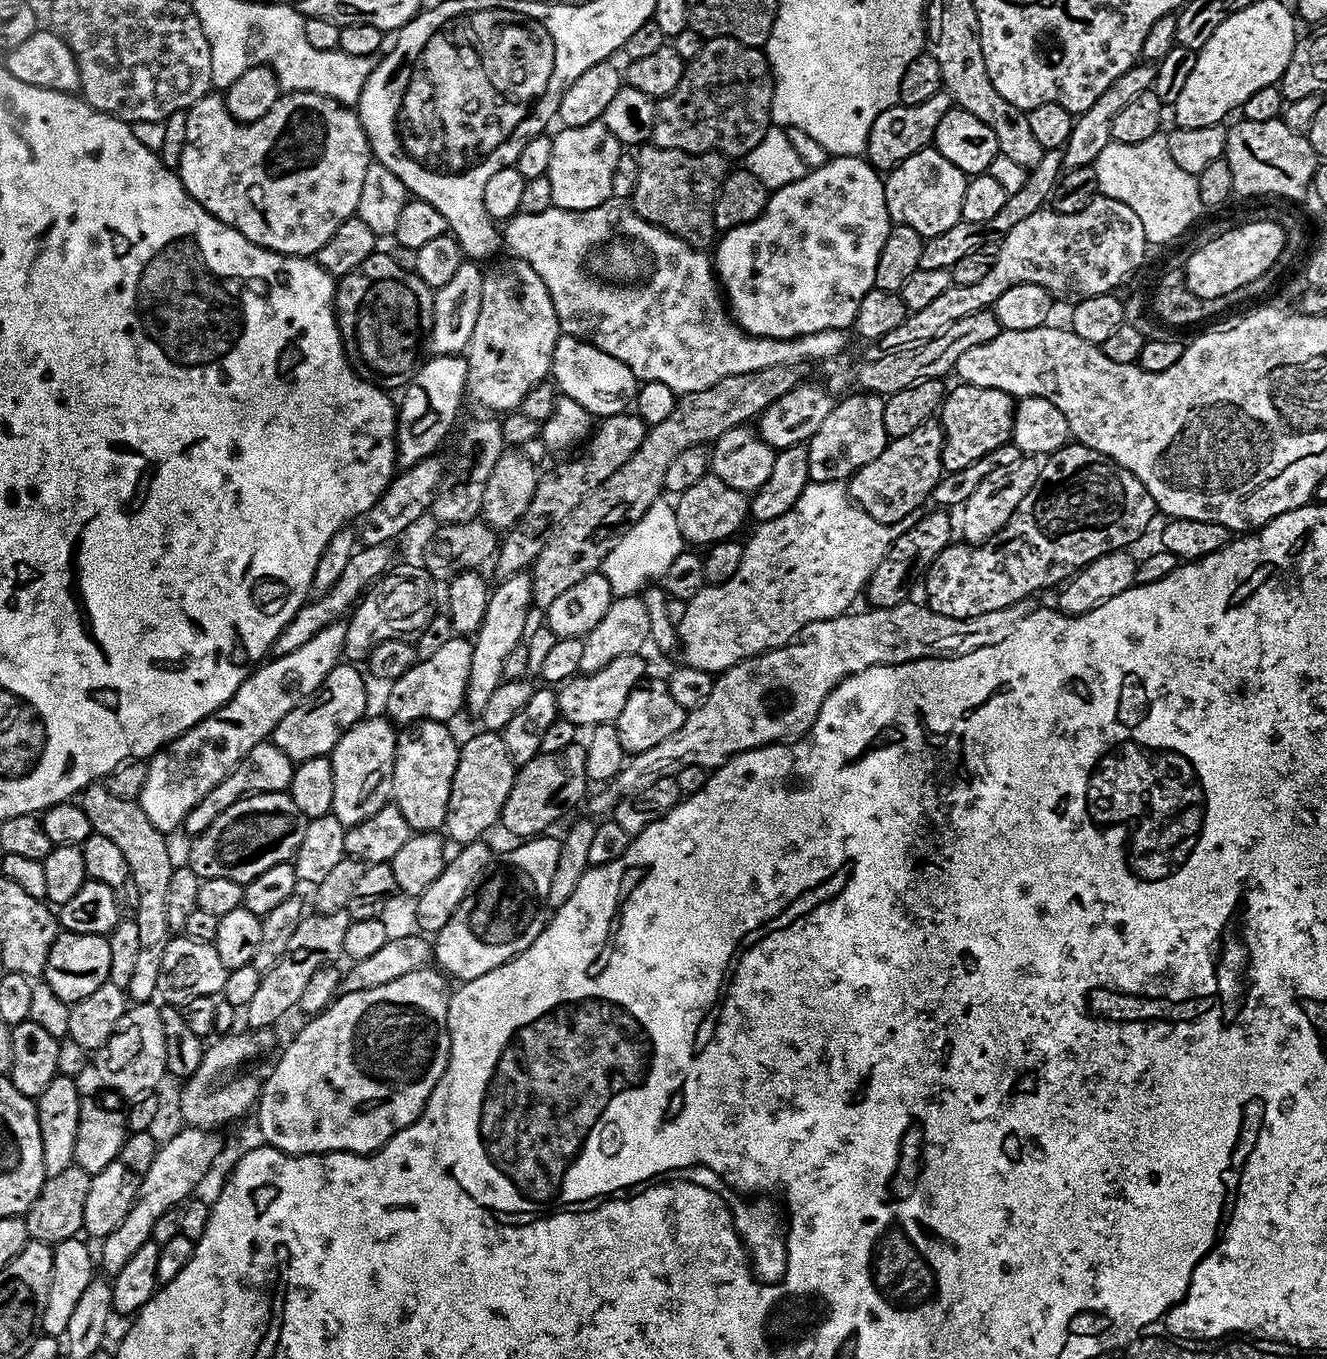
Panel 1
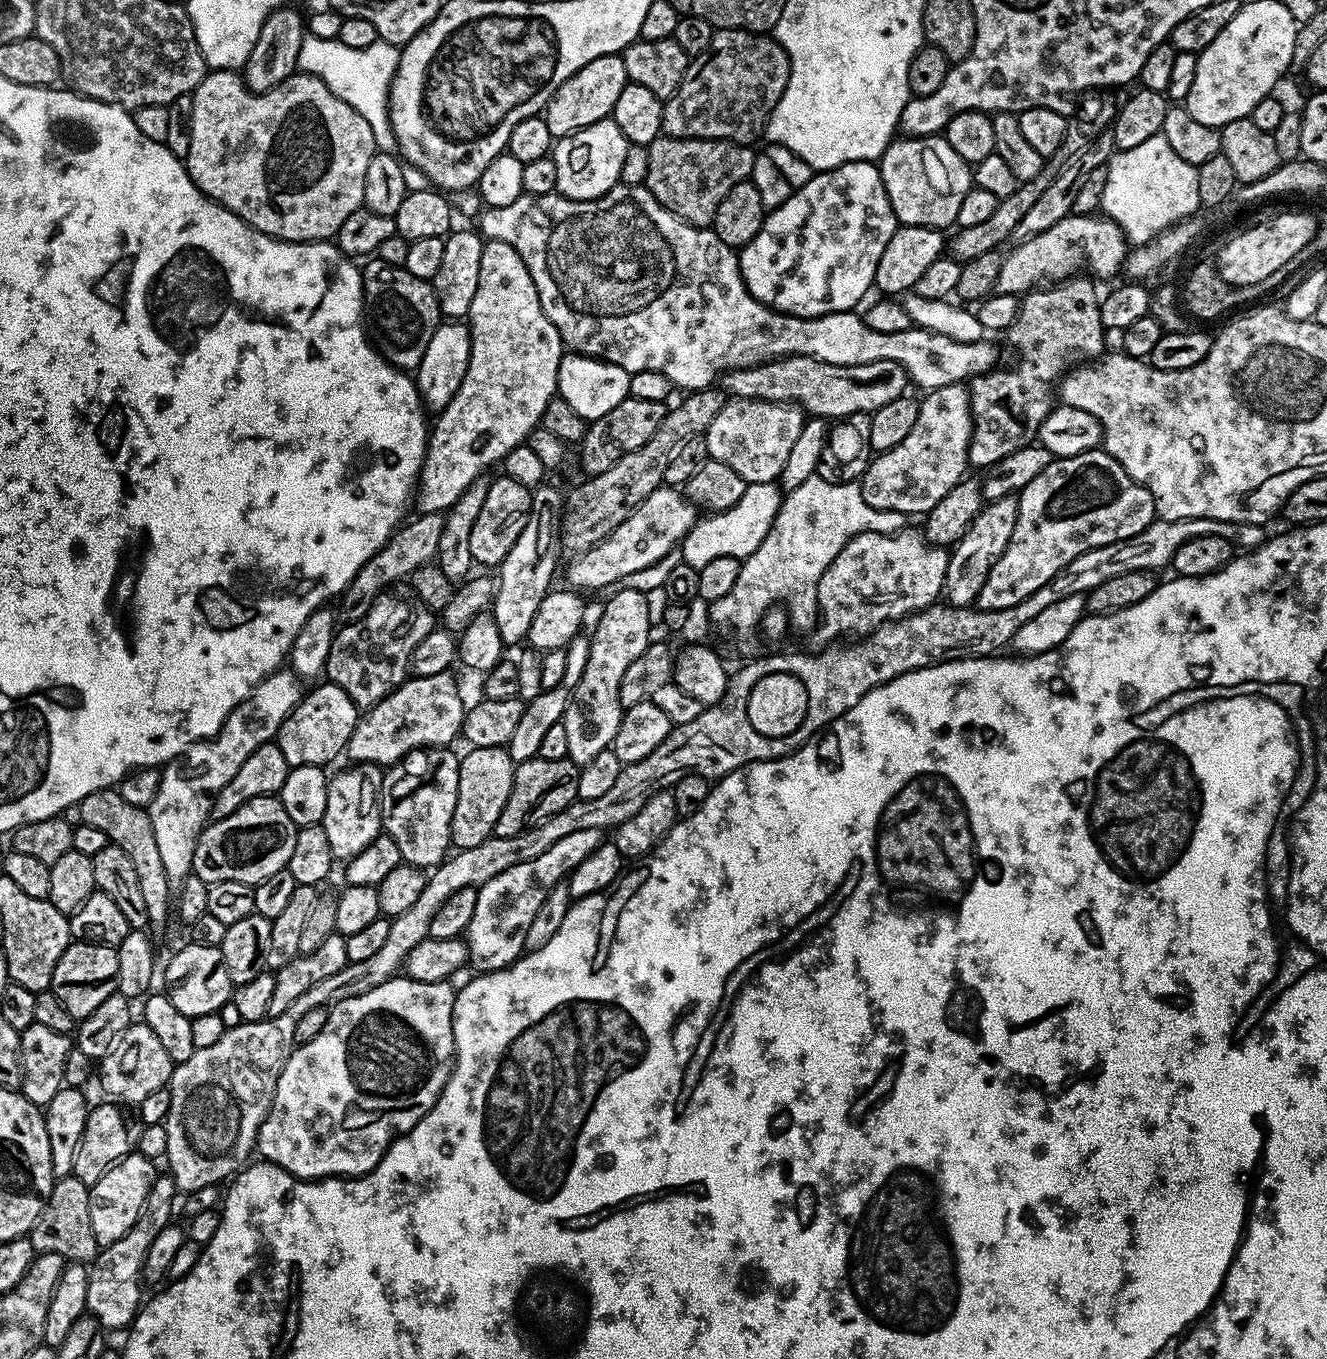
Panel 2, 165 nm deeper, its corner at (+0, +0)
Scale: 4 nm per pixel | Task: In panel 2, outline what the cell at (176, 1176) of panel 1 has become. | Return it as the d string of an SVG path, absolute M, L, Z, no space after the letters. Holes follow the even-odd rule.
M157 1175L154 1186L150 1186L150 1194L144 1203L142 1214L138 1214L138 1222L118 1238L118 1242L110 1242L110 1246L100 1248L96 1259L91 1261L88 1277L90 1286L86 1286L86 1312L99 1322L105 1330L111 1328L127 1329L136 1319L137 1312L142 1307L140 1288L146 1254L150 1250L150 1242L158 1238L158 1234L173 1219L172 1199L177 1199L176 1181L171 1175Z

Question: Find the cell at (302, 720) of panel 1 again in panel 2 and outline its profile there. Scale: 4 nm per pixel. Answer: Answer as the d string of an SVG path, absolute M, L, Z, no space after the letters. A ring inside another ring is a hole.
M320 682L316 689L309 691L290 715L285 718L276 733L276 743L282 750L282 758L286 758L289 769L298 766L328 766L336 755L343 753L348 747L350 738L356 729L358 709L350 694L334 683Z

